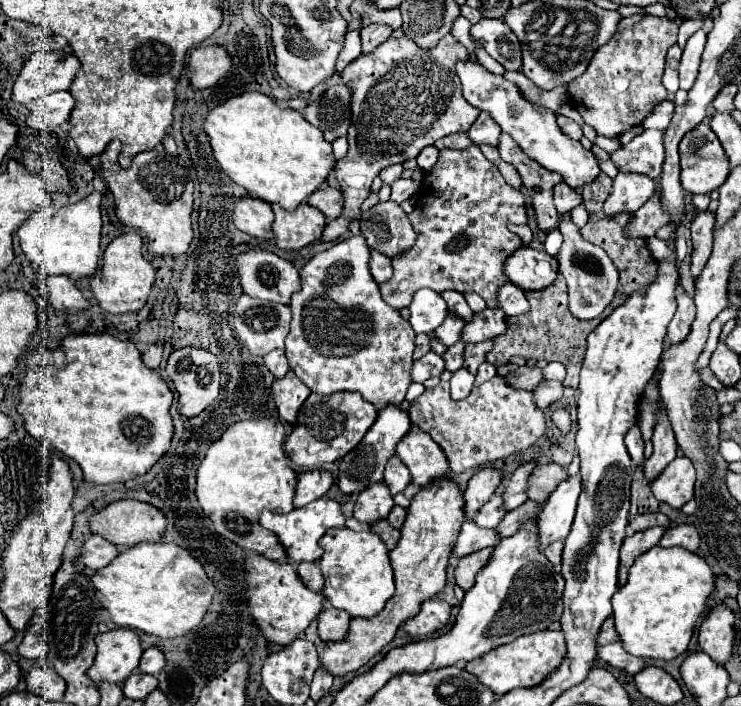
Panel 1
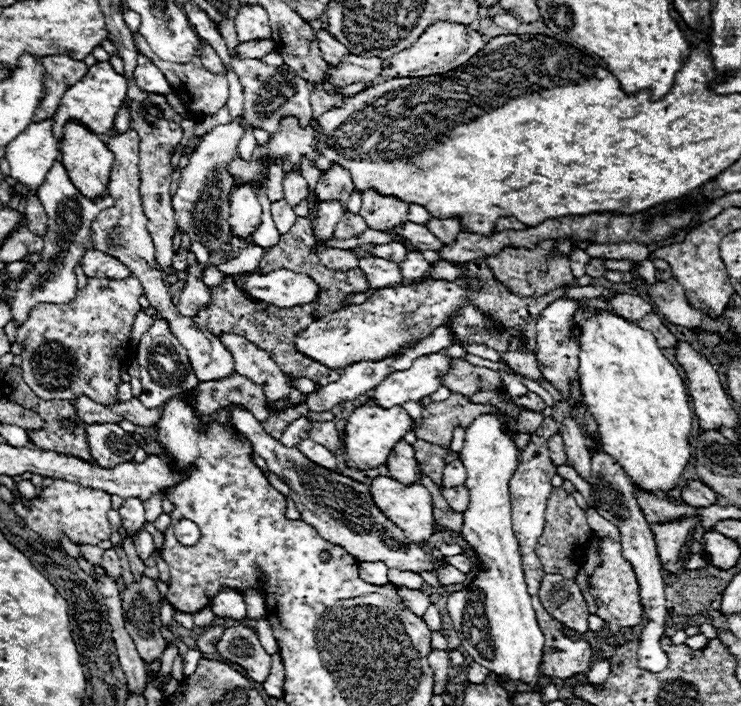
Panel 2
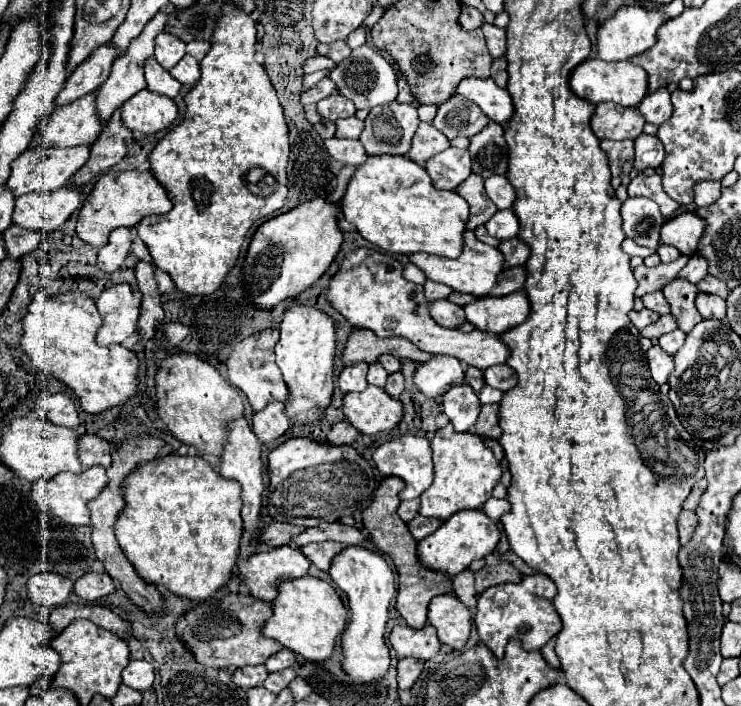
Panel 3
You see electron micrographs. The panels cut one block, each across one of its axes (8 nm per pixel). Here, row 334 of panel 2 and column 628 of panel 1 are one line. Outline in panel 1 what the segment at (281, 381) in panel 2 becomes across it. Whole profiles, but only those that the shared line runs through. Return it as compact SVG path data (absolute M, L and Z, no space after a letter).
M656 194L650 202L646 202L636 214L634 218L626 224L624 234L628 238L650 238L656 234L658 228L662 228L664 224L668 224L668 214L662 210L660 206L660 196Z

